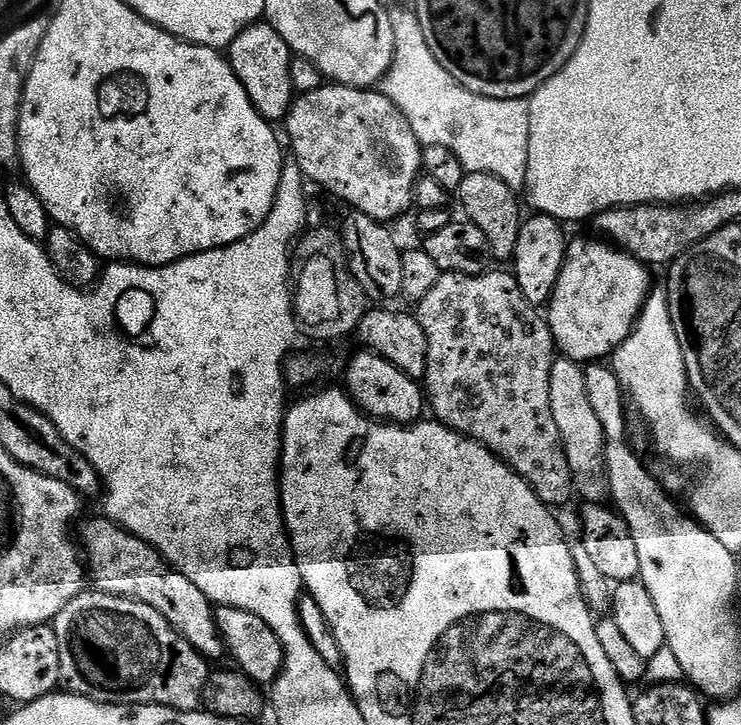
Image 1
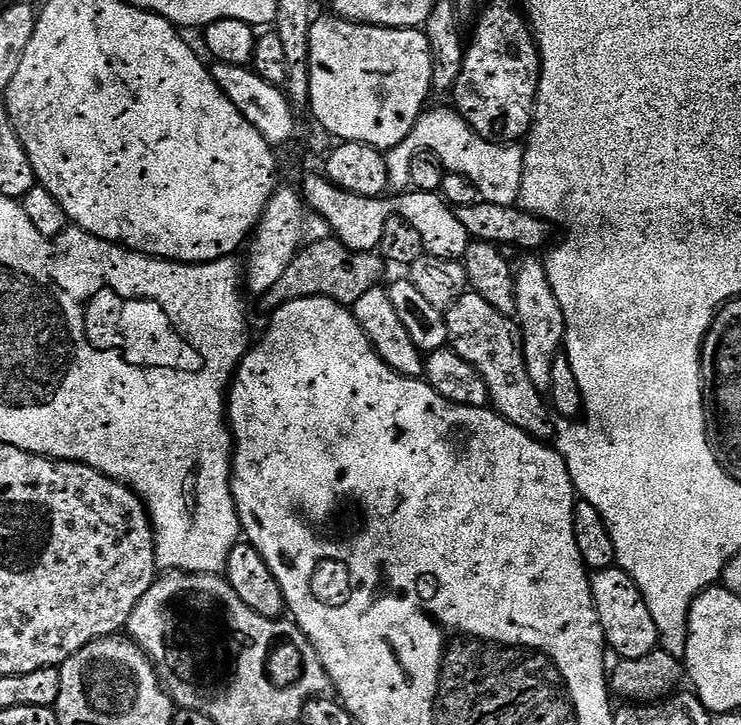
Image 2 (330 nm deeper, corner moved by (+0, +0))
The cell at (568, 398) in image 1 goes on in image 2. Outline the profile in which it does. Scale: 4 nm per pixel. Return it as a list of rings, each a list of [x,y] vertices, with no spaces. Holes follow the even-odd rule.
[[[528,254],[524,261],[521,262],[520,268],[515,269],[516,274],[516,314],[515,321],[520,326],[520,333],[522,334],[522,338],[524,339],[524,357],[526,358],[526,370],[530,374],[530,382],[534,382],[534,386],[537,388],[541,394],[547,393],[552,386],[552,371],[554,370],[554,362],[556,361],[557,356],[561,355],[562,349],[564,347],[564,319],[562,318],[562,306],[558,306],[558,298],[554,298],[554,290],[550,286],[550,278],[546,274],[546,270],[544,269],[544,260],[538,258],[535,260],[535,255]]]

